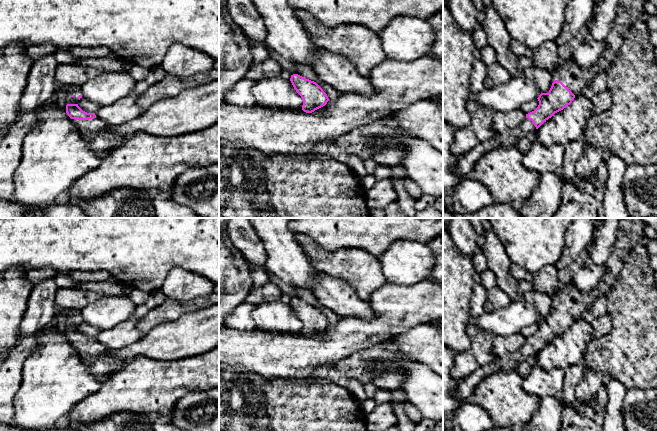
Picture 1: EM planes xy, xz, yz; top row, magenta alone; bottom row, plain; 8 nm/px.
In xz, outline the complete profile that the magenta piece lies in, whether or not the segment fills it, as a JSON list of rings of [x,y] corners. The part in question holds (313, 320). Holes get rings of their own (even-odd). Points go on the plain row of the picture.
[[[298,298],[291,299],[290,305],[296,316],[303,323],[302,334],[304,336],[312,337],[325,330],[329,325],[327,318],[316,306]]]

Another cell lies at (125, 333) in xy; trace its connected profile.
[[[129,318],[114,328],[102,330],[95,339],[108,350],[121,349],[143,338],[144,335],[137,328],[140,320],[141,318]]]

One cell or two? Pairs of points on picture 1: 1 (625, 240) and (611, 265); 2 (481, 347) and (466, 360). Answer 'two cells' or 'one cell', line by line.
1: one cell
2: one cell

